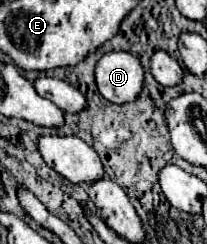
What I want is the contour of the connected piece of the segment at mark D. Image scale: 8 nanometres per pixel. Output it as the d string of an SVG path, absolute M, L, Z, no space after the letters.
M110 51L96 65L96 85L110 103L136 101L144 85L144 69L134 55Z

